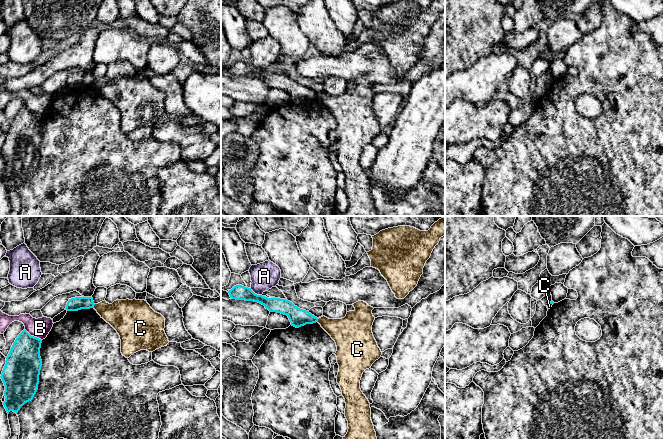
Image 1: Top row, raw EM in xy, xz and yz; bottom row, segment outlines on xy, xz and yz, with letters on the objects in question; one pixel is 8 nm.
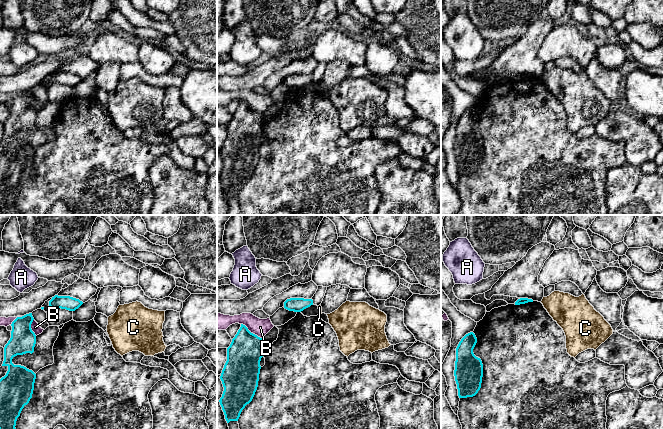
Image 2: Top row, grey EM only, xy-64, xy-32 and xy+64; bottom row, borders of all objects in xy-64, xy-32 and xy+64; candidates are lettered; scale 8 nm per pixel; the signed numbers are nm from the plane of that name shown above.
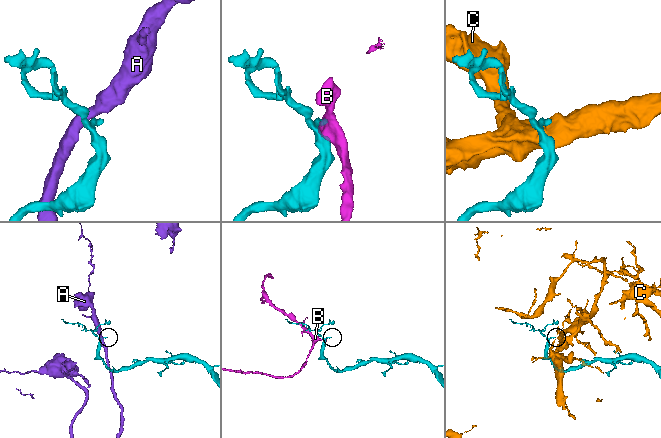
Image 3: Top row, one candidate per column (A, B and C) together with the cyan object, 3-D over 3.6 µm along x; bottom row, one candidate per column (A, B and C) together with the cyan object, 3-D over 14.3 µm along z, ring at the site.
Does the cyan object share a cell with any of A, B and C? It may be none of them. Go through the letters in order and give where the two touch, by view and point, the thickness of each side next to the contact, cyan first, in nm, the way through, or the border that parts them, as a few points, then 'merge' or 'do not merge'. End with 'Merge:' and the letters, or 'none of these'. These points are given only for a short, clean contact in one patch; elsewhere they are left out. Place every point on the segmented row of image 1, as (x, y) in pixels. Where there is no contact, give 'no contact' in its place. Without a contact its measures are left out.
A: meets cyan in xz at (256, 294); 120 nm thick on the cyan side, 220 nm on the other; border along xz (250, 288), (255, 293), (261, 295); do not merge
B: meets cyan in xy at (33, 336); 280 nm thick on the cyan side, 160 nm on the other; border along xy (25, 329), (31, 335), (41, 340); do not merge
C: meets cyan in xy at (93, 306); 110 nm thick on the cyan side, 240 nm on the other; border along xy (95, 304), (93, 307); do not merge
Merge: none of these

